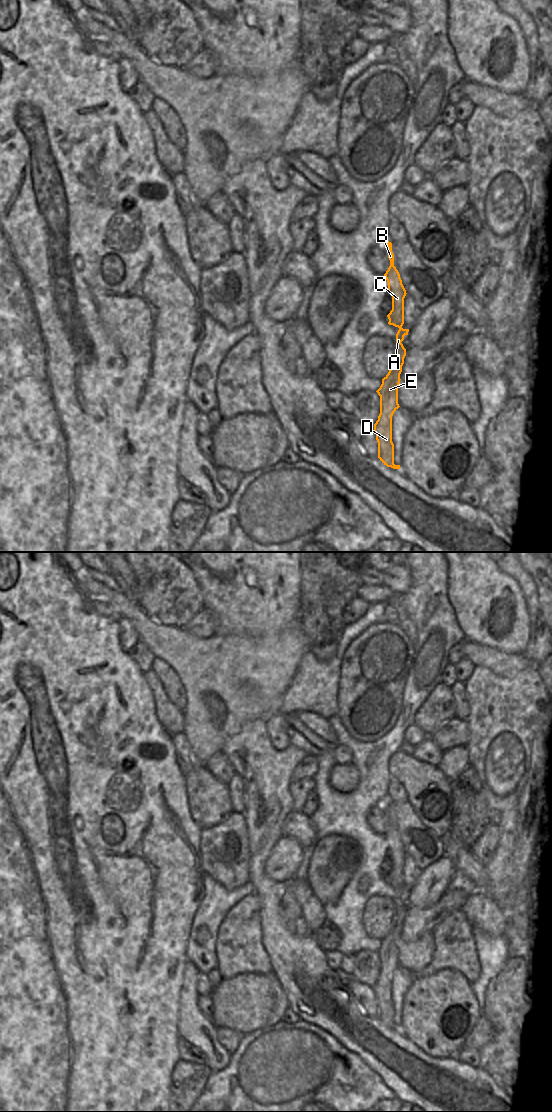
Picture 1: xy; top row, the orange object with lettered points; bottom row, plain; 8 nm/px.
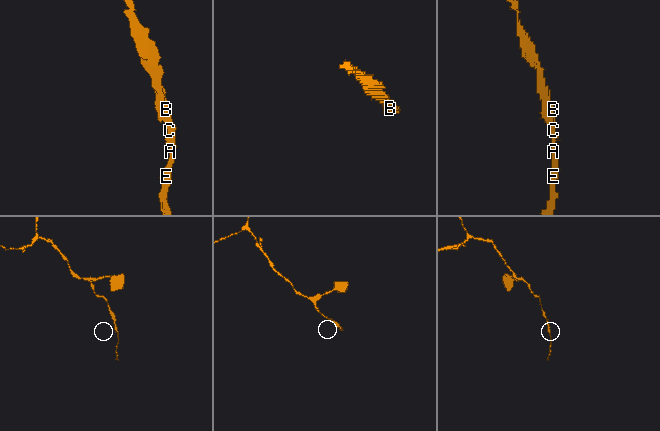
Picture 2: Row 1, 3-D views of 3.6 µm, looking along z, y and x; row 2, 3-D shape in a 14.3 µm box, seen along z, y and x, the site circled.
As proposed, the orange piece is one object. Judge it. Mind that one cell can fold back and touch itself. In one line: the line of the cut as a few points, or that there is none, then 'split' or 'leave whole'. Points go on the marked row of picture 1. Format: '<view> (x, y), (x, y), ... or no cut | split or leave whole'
no cut | leave whole

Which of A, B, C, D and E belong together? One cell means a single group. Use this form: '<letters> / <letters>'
A B C D E

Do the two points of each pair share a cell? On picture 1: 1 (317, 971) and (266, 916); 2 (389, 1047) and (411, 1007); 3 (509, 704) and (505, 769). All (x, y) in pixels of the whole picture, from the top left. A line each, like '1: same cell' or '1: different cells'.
1: same cell
2: different cells
3: same cell

